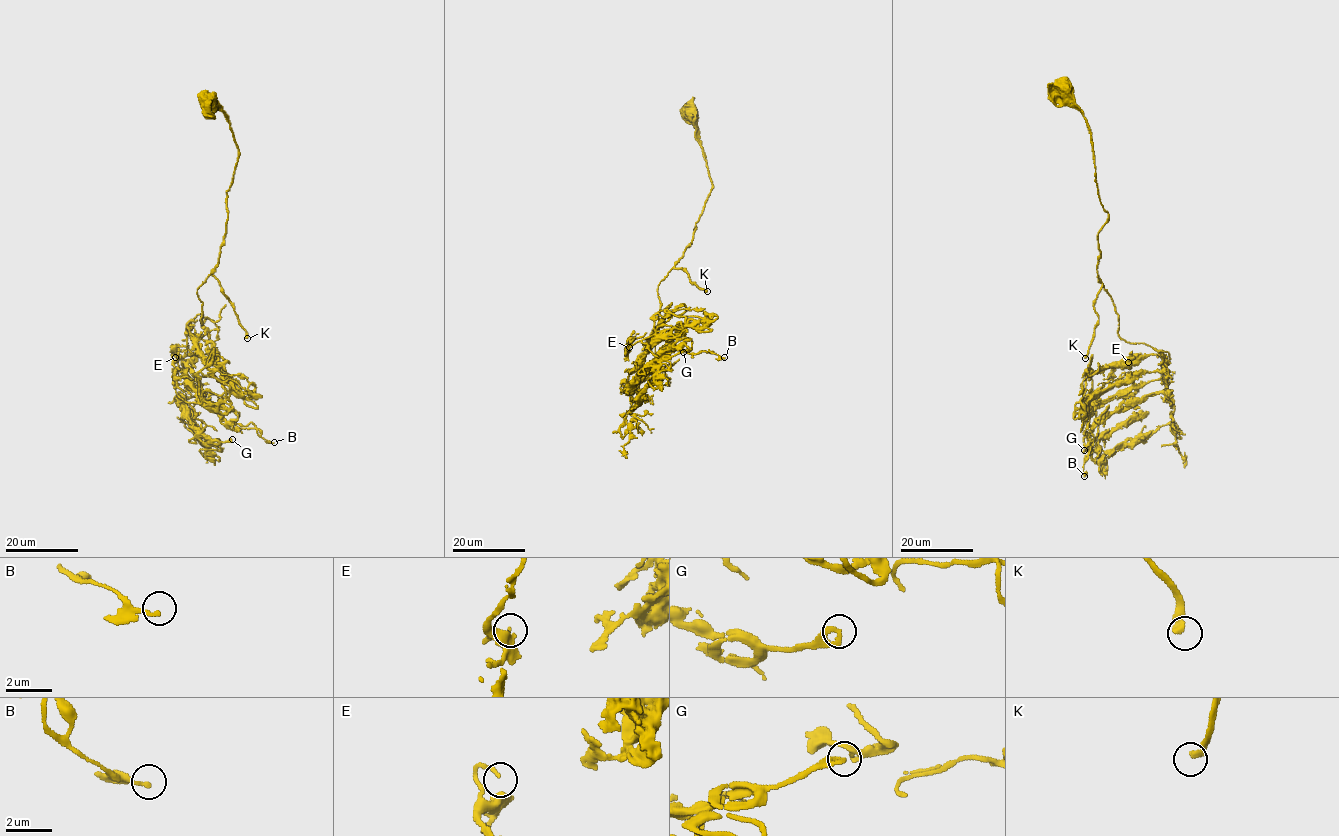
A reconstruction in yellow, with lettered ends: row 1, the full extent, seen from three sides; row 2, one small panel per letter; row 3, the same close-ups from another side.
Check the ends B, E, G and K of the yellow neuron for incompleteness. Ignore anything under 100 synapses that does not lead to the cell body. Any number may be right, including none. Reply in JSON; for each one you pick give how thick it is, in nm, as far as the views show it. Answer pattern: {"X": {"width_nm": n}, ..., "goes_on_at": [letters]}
{"K": {"width_nm": 360}, "goes_on_at": ["K"]}

